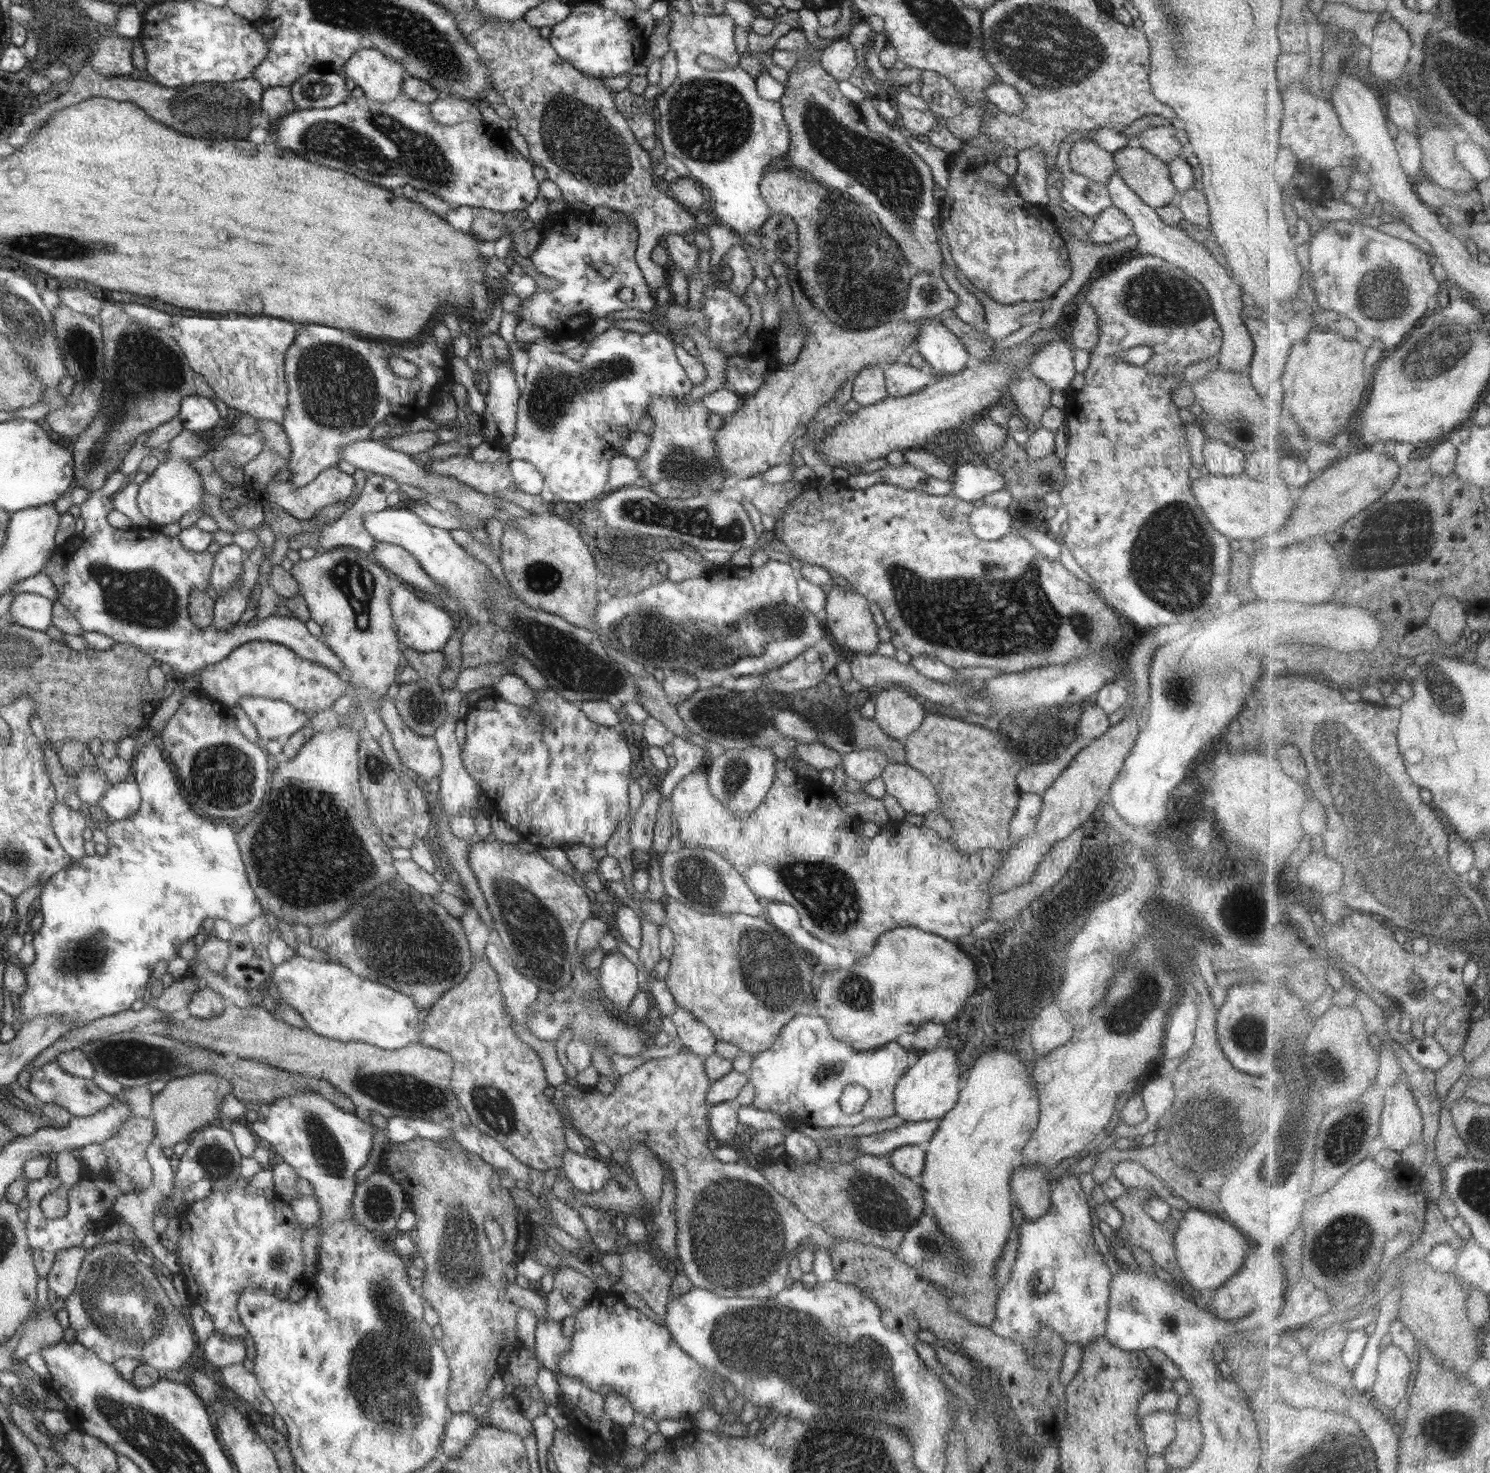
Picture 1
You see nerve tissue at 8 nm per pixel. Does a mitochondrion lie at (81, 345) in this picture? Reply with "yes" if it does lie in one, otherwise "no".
yes

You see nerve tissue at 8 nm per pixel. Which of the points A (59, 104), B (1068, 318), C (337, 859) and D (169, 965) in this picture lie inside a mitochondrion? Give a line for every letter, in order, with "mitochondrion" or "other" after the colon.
A: other
B: other
C: mitochondrion
D: other

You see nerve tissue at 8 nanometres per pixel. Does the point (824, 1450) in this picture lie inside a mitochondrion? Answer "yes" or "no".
yes

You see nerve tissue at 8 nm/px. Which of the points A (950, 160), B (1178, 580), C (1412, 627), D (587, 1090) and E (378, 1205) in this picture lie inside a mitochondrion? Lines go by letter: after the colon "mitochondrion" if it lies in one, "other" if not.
A: other
B: mitochondrion
C: other
D: other
E: mitochondrion

